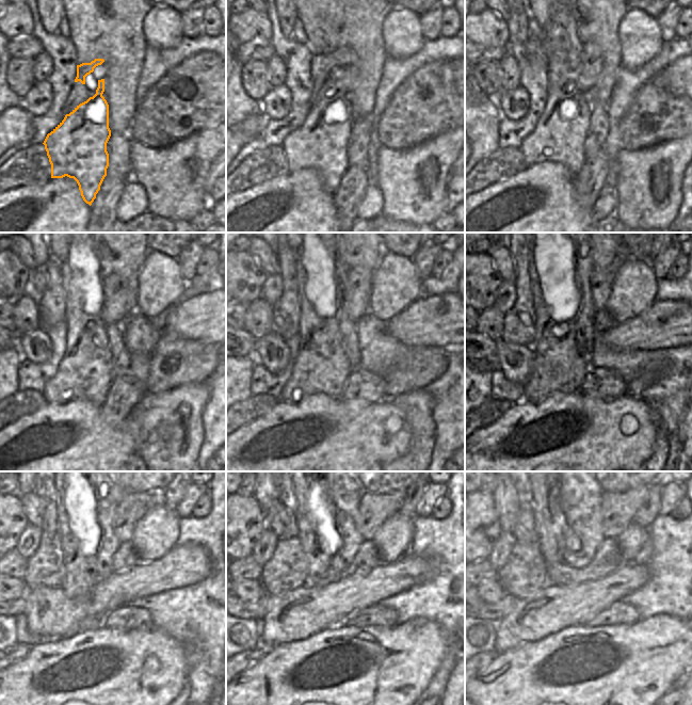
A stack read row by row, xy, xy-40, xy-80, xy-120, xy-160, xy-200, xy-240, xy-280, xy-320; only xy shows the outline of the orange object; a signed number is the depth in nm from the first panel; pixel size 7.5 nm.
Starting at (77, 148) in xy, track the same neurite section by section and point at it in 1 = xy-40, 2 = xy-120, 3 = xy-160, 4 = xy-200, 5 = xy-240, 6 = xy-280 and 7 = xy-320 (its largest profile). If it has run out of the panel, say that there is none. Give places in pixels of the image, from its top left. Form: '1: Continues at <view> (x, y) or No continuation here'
1: Continues at xy-40 (321, 142)
2: Continues at xy-120 (85, 371)
3: Continues at xy-160 (322, 366)
4: Continues at xy-200 (560, 367)
5: Continues at xy-240 (77, 518)
6: Continues at xy-280 (315, 514)
7: Continues at xy-320 (552, 530).

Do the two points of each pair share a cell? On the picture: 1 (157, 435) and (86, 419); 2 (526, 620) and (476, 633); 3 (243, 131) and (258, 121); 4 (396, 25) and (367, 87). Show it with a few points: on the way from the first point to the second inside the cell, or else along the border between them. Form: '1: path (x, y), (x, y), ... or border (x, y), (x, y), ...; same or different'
1: path (140, 436), (103, 436); same
2: border (499, 623), (496, 629), (494, 649); different
3: path (246, 130), (255, 124); same
4: border (381, 23), (381, 35), (386, 55); different

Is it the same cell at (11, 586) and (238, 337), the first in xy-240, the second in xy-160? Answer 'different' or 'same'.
same

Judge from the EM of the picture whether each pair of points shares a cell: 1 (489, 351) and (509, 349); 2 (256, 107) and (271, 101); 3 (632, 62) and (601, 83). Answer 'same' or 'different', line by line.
1: different
2: different
3: different

